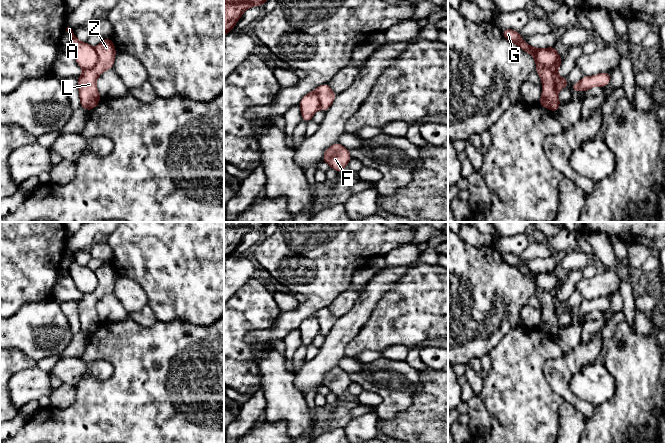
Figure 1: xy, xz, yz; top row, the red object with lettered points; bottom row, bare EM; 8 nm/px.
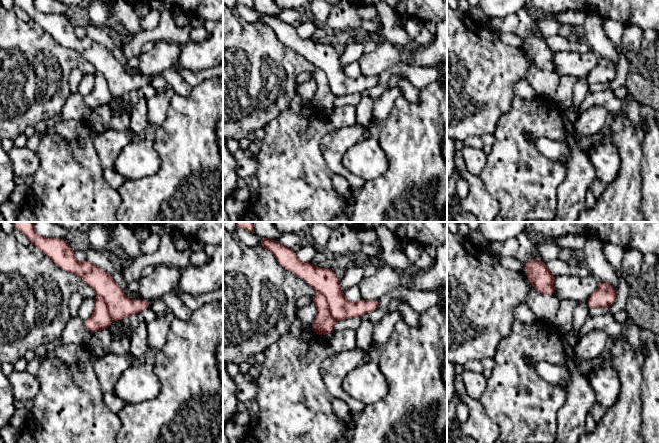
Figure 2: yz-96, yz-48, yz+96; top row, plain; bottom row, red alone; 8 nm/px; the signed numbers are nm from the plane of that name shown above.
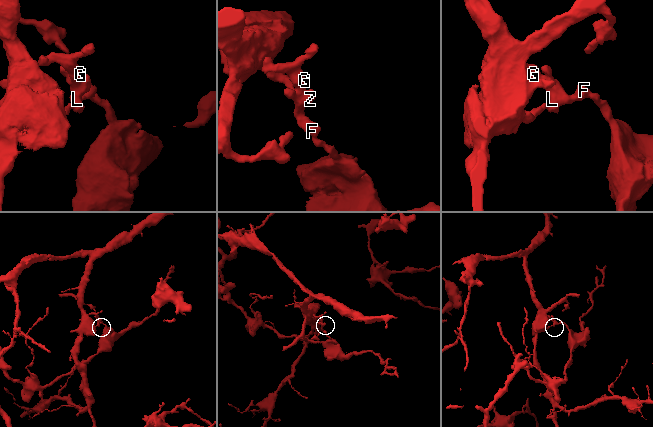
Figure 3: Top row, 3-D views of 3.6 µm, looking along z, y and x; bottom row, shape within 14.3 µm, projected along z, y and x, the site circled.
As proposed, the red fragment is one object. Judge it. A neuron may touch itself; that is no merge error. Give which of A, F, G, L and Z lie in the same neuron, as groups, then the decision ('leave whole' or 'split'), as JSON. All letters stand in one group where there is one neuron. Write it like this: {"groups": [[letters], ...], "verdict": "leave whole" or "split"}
{"groups": [["A", "F", "G"], ["L", "Z"]], "verdict": "split"}

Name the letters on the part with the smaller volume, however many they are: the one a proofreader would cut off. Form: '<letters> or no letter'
L, Z

